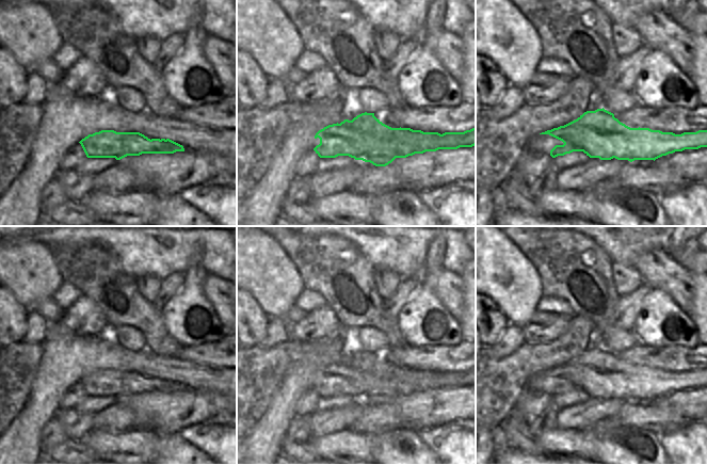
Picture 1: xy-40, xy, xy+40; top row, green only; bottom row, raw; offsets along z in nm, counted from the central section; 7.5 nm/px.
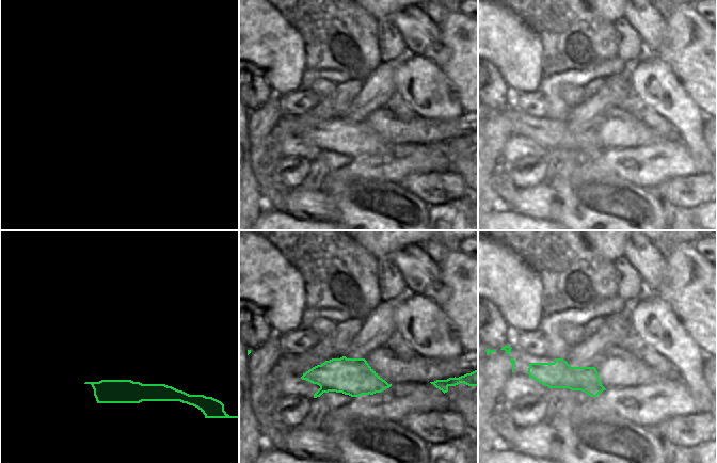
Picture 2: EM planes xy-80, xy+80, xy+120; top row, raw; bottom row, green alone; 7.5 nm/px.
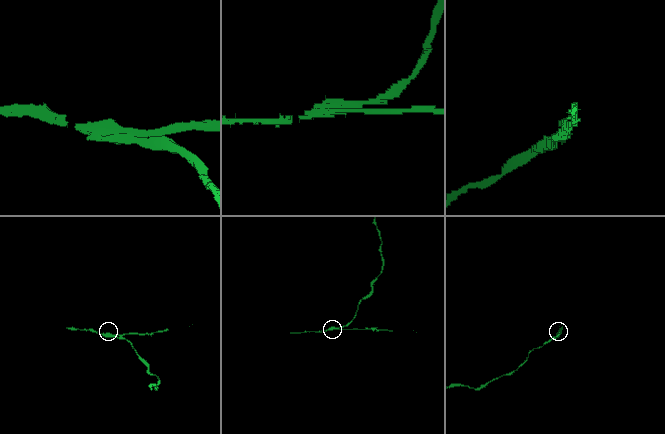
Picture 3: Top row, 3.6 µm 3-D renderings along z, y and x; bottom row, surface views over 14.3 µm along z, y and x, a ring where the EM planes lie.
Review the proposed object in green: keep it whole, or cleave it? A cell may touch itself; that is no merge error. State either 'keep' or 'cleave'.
cleave

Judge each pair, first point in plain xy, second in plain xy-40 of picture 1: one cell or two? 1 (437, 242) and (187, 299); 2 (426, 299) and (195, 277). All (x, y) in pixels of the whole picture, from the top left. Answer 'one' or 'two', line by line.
1: one
2: one

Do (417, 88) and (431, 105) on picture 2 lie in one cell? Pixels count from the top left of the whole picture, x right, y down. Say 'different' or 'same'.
same

